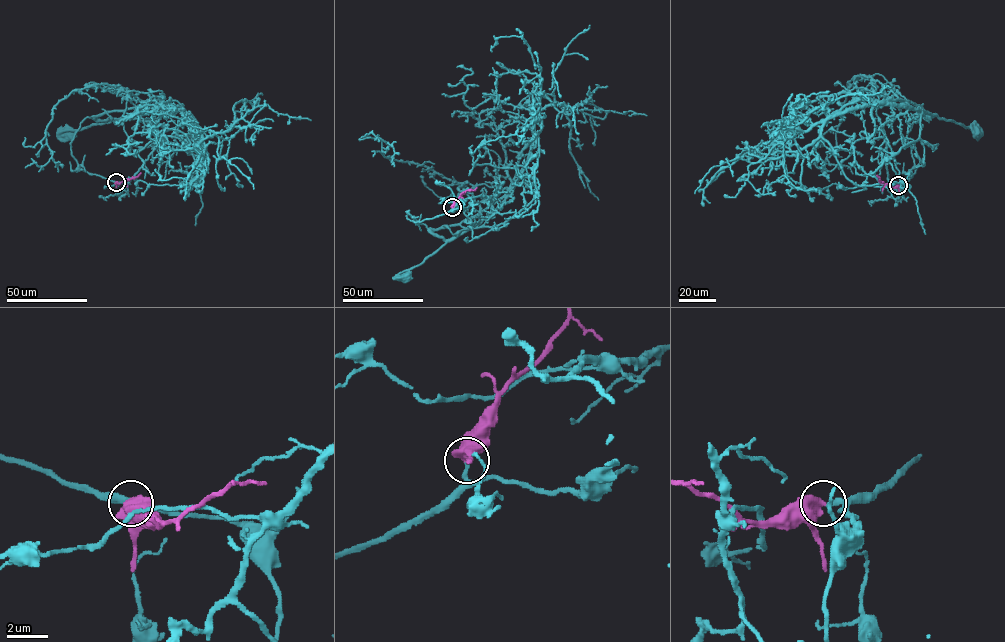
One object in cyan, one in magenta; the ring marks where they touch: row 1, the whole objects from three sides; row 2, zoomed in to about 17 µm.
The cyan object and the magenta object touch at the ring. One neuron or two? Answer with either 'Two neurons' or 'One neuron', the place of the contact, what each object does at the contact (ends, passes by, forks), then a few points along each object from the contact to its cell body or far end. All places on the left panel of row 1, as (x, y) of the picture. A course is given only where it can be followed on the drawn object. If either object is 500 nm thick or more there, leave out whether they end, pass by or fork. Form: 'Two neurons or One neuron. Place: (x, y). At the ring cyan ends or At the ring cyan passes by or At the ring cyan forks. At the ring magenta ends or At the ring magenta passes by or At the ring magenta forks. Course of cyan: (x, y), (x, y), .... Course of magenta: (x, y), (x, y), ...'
One neuron. Place: (116, 182). Course of cyan: (116, 182), (80, 168), (71, 153), (70, 142), (87, 117), (111, 119), (60, 133), (69, 135). Course of magenta: (116, 182), (133, 178), (141, 172)

